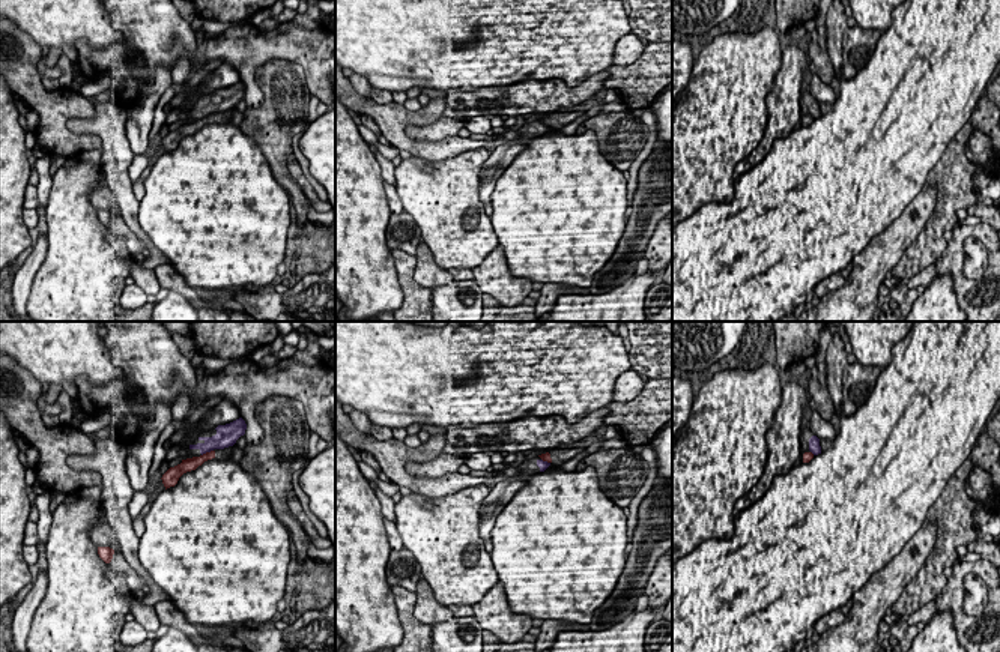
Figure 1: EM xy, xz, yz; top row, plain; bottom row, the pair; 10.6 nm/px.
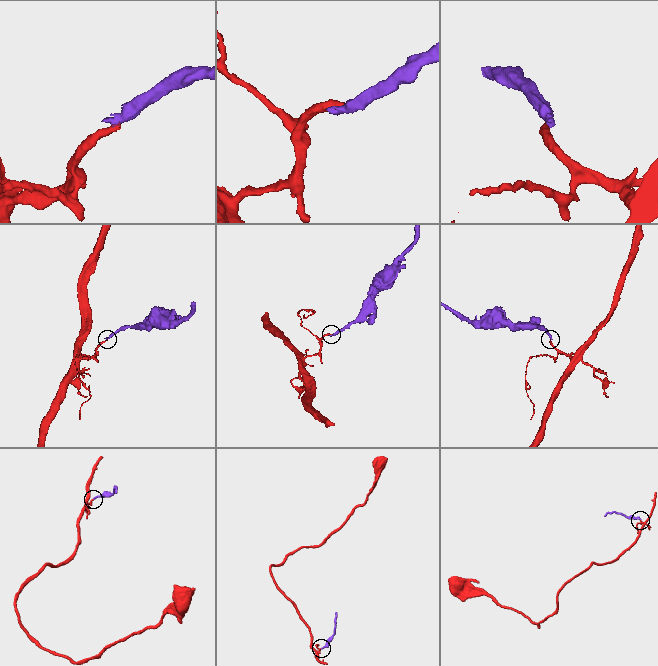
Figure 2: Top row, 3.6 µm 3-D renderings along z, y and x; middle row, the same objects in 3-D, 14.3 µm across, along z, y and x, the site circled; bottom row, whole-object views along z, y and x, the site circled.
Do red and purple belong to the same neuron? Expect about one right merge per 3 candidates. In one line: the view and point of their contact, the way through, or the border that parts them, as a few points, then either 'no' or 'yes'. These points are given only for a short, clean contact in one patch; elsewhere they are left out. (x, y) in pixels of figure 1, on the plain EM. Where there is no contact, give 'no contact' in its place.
meets red in xy at (206, 116); border along xy (212, 113), (202, 119); no

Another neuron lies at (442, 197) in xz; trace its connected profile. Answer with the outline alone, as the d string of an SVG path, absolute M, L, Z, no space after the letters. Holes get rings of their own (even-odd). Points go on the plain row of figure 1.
M481 147L442 162L411 156L395 167L395 189L403 210L414 218L435 263L444 269L472 270L499 245L478 194L480 171L490 153Z

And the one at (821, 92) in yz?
M817 74L812 75L809 86L811 86L809 92L814 99L817 99L818 102L826 102L830 107L833 107L838 95L829 84L824 84Z

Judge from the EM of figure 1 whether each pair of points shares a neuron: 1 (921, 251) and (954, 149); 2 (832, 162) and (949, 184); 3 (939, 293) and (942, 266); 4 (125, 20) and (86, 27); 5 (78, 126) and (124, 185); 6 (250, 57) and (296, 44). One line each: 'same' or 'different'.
1: same
2: different
3: different
4: different
5: same
6: same

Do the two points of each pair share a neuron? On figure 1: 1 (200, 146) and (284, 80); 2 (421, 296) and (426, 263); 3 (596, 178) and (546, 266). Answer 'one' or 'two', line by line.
1: two
2: two
3: one

